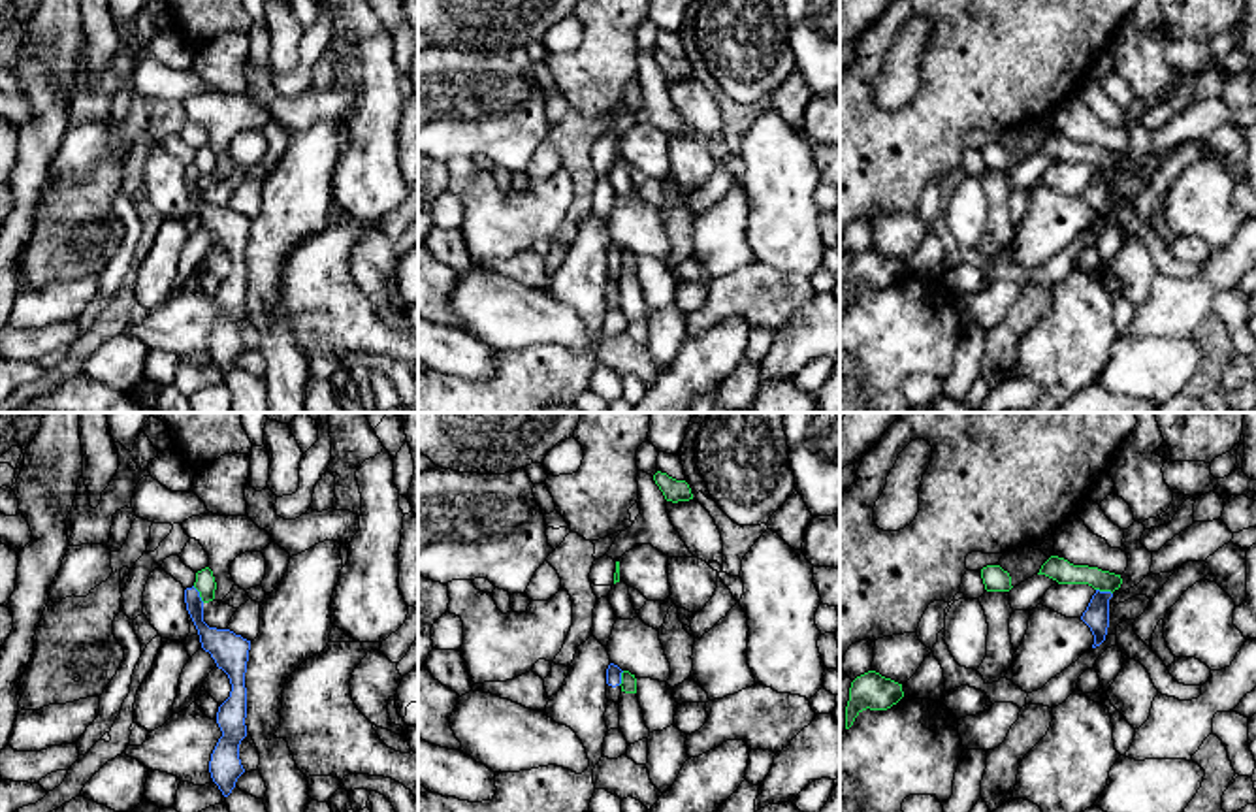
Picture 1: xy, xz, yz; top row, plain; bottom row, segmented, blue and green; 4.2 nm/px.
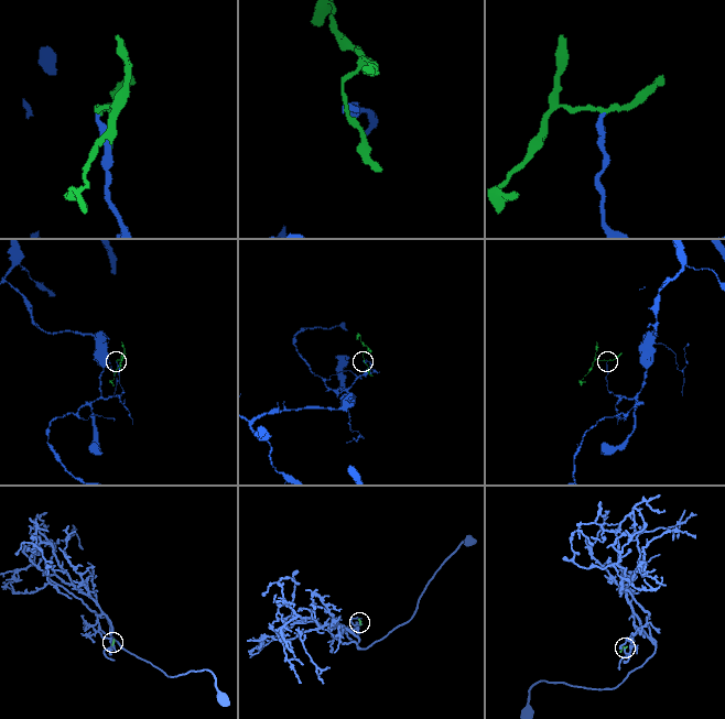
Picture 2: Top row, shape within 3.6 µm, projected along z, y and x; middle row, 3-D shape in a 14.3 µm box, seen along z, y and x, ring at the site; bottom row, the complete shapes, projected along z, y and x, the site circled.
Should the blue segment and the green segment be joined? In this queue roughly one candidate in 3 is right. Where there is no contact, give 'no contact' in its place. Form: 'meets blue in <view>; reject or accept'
meets blue in xy; reject

